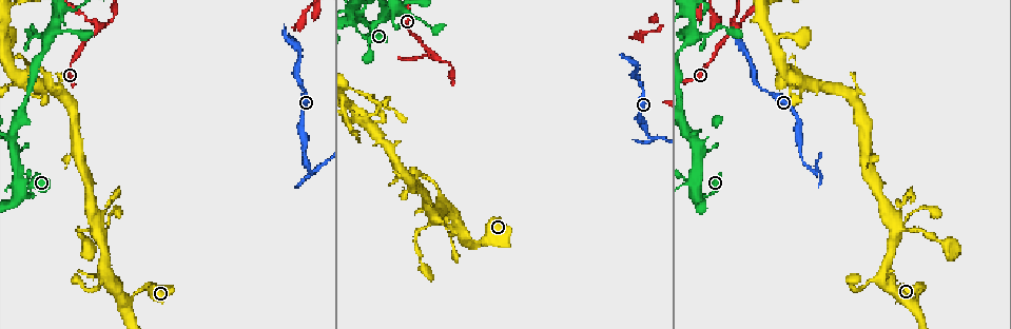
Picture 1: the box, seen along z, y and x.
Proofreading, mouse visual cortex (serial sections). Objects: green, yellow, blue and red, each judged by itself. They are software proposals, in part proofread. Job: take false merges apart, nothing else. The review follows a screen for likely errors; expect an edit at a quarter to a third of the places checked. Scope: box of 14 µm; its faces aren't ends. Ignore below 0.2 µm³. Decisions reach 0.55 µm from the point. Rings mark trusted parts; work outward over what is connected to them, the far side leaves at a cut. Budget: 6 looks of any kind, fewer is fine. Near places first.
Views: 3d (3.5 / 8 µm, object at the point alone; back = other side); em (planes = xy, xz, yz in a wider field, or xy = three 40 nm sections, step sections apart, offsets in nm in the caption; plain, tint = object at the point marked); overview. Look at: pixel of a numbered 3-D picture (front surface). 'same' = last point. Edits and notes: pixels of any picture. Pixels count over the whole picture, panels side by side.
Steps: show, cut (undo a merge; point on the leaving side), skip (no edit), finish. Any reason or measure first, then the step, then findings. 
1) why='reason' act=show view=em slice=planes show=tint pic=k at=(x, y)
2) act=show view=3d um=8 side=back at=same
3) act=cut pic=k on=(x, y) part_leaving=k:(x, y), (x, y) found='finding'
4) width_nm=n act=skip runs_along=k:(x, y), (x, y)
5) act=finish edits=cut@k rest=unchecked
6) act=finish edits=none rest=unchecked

why='sudden change in width' act=show view=em slice=xy step=3 show=tint pic=1 at=(140, 289)

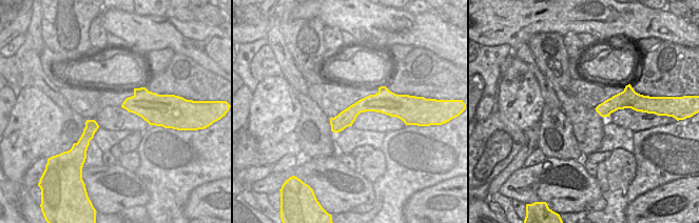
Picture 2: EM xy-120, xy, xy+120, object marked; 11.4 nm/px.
why='wider look' act=show view=3d um=3.5 at=same

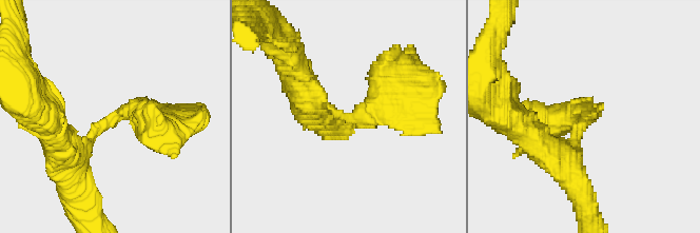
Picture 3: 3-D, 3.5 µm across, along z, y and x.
arm_widths_nm=200,450 act=skip runs_along=3:(167, 129), (125, 110), (70, 155) found='one cell here'

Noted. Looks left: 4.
why='sharp bend' act=show view=3d um=8 pic=1 at=(316, 168)

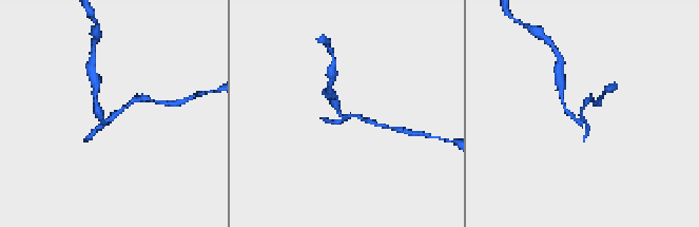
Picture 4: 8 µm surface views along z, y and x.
why='now the EM' act=show view=em slice=xy step=2 show=tint pic=4 at=(111, 120)

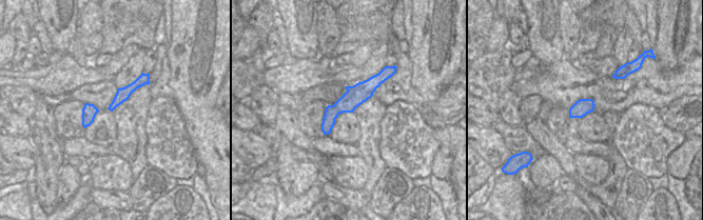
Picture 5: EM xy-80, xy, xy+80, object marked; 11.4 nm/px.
width_nm=240 act=cut pic=4 on=(93, 132) border=5:(332, 105), (340, 113) found='a second cell is stuck on'

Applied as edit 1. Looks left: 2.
act=finish edits=cut@4 rest=unchecked

